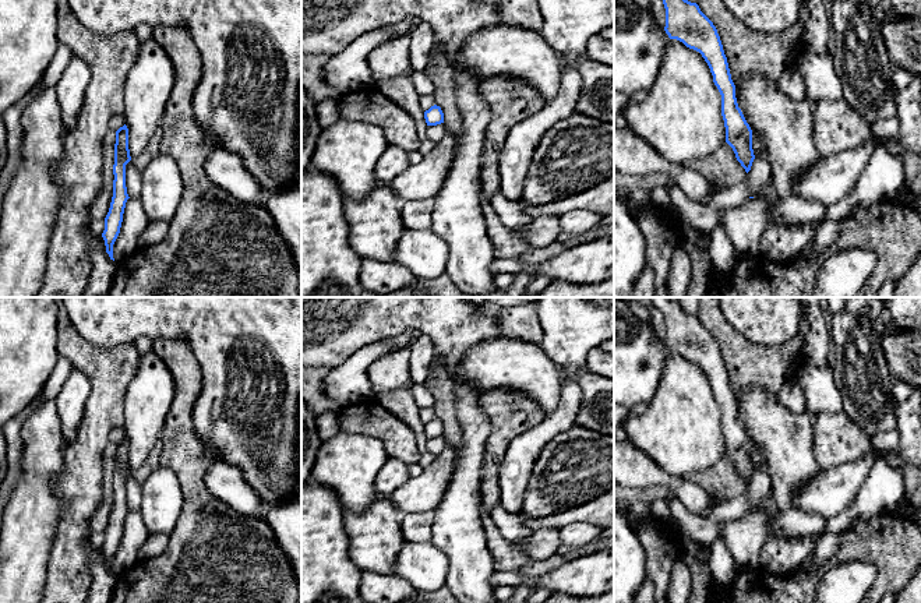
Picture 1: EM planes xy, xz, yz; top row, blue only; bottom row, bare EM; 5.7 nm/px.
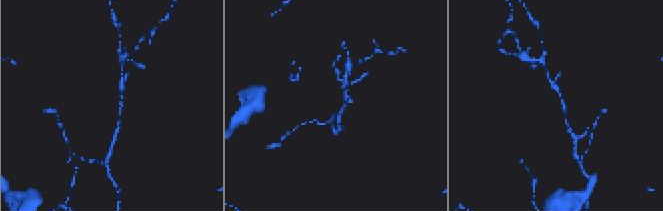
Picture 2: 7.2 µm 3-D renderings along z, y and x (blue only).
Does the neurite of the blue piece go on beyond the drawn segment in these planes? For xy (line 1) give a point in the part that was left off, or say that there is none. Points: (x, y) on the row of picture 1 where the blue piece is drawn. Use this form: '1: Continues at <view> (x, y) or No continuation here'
1: No continuation here

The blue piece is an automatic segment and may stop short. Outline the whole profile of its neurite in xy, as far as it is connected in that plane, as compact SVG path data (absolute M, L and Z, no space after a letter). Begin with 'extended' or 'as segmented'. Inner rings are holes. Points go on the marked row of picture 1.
as segmented | M124 124L116 131L114 165L113 165L113 197L109 212L105 218L105 240L106 253L113 258L113 244L120 233L126 202L130 198L126 187L126 165L131 161L128 149L128 128Z

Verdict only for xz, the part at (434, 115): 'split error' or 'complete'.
complete

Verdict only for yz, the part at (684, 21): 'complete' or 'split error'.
complete

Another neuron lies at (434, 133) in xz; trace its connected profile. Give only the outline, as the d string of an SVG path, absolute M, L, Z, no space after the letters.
M444 123L427 127L427 138L434 144L437 144L447 133L448 127Z

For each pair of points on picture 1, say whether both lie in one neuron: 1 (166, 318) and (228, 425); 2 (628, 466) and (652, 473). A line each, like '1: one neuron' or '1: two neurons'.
1: one neuron
2: one neuron

